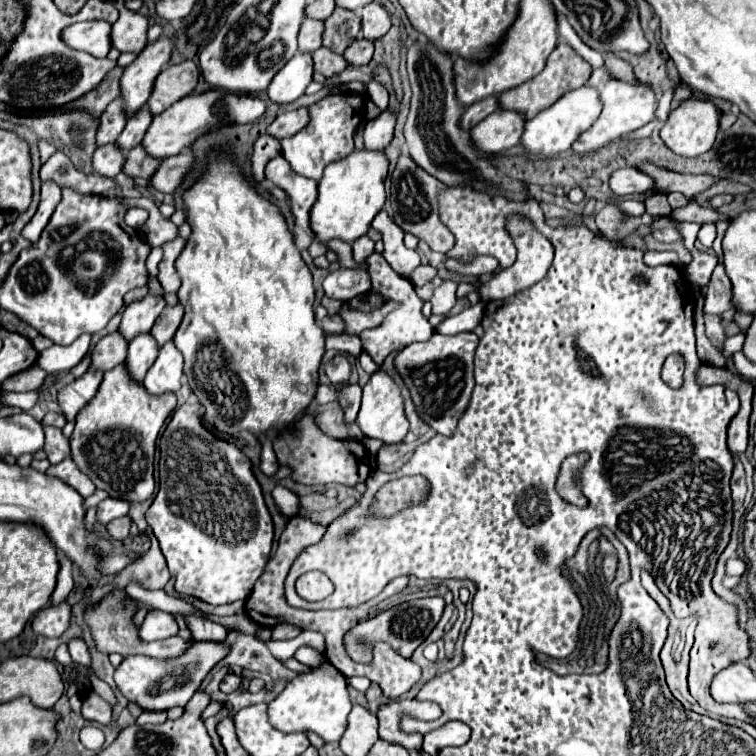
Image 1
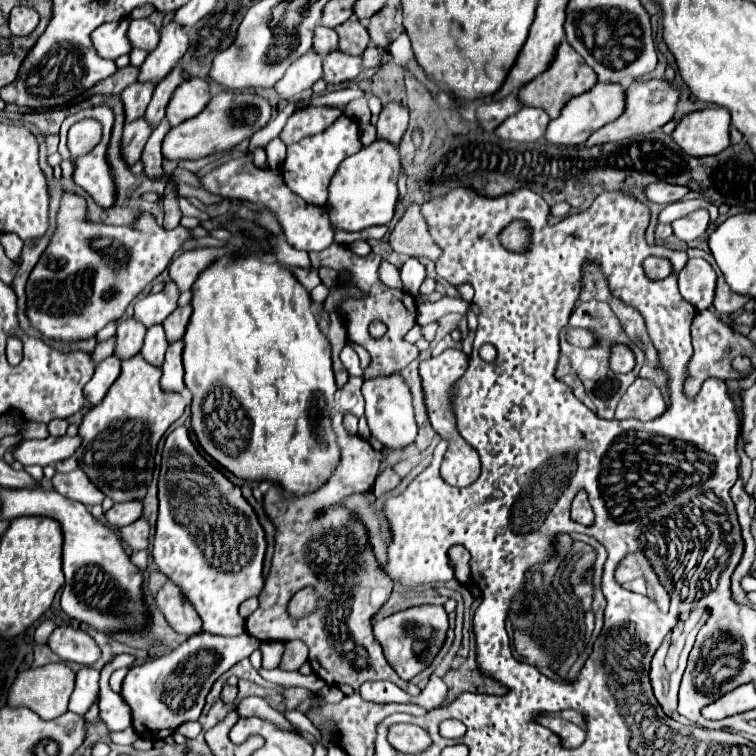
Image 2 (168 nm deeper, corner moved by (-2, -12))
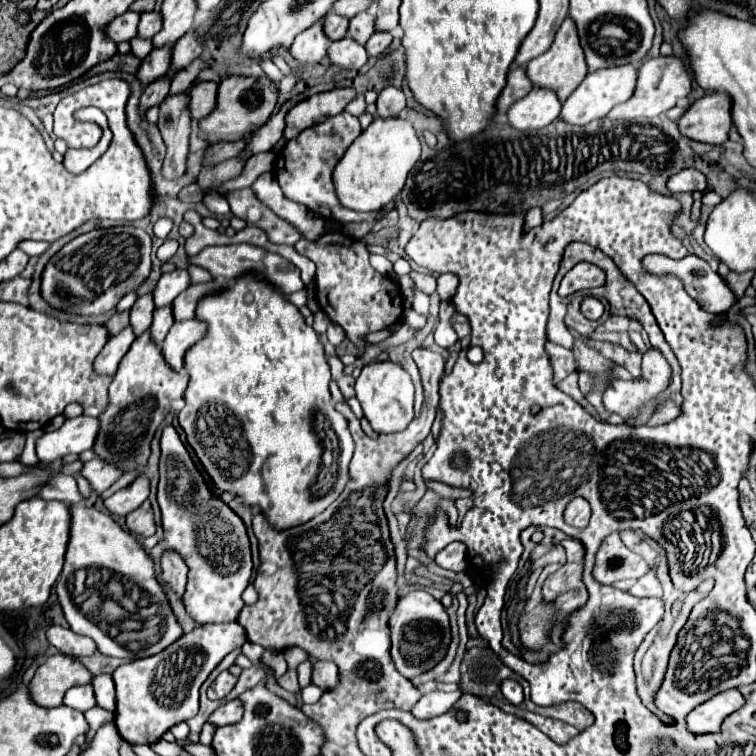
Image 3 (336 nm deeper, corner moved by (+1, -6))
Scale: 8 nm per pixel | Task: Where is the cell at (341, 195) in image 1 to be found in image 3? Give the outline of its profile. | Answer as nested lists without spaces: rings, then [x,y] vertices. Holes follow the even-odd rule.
[[[376,118],[346,150],[332,172],[340,204],[354,212],[378,212],[402,190],[408,172],[420,158],[420,140],[404,118]]]

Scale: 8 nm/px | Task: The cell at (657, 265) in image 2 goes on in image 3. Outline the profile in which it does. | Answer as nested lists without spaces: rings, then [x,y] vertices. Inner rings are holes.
[[[648,254],[648,258],[644,258],[644,268],[650,274],[672,274],[682,278],[688,296],[708,312],[728,312],[736,302],[734,294],[718,272],[714,272],[706,260],[694,254],[688,254],[682,260],[670,260],[662,254]]]

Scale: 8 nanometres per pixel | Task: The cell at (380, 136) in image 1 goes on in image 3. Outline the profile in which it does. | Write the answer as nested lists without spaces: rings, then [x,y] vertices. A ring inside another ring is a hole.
[[[386,86],[376,100],[376,108],[378,108],[378,118],[400,118],[402,110],[406,110],[406,98],[404,92],[400,88],[394,86]]]

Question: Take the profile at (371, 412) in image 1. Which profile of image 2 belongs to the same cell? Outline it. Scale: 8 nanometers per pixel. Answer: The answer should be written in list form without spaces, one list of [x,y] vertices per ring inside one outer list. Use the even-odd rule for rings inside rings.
[[[399,374],[391,376],[379,376],[365,380],[363,388],[363,398],[365,398],[365,418],[371,428],[371,434],[389,450],[403,448],[411,442],[415,442],[417,436],[417,422],[413,414],[413,404],[411,404],[411,390],[407,382]]]

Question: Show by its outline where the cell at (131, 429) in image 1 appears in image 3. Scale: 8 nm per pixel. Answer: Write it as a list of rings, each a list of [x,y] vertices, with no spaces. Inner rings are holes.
[[[150,332],[138,336],[128,354],[122,358],[118,372],[114,374],[114,380],[110,384],[108,392],[108,406],[104,414],[98,416],[100,430],[94,442],[94,454],[108,462],[118,466],[122,472],[132,470],[144,470],[150,456],[150,440],[154,438],[156,428],[162,424],[166,414],[170,412],[172,400],[178,400],[184,396],[188,384],[186,372],[174,372],[162,358],[160,346],[156,346],[150,340]]]

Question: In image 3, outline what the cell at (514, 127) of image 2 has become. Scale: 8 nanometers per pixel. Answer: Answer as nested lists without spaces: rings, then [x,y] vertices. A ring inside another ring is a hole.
[[[534,88],[508,110],[508,124],[516,130],[540,130],[560,114],[560,102],[552,90]]]

